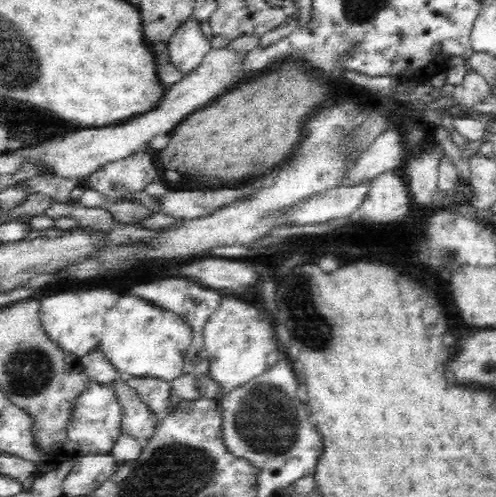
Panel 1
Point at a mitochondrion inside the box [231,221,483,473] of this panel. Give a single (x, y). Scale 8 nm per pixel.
(263, 422)

